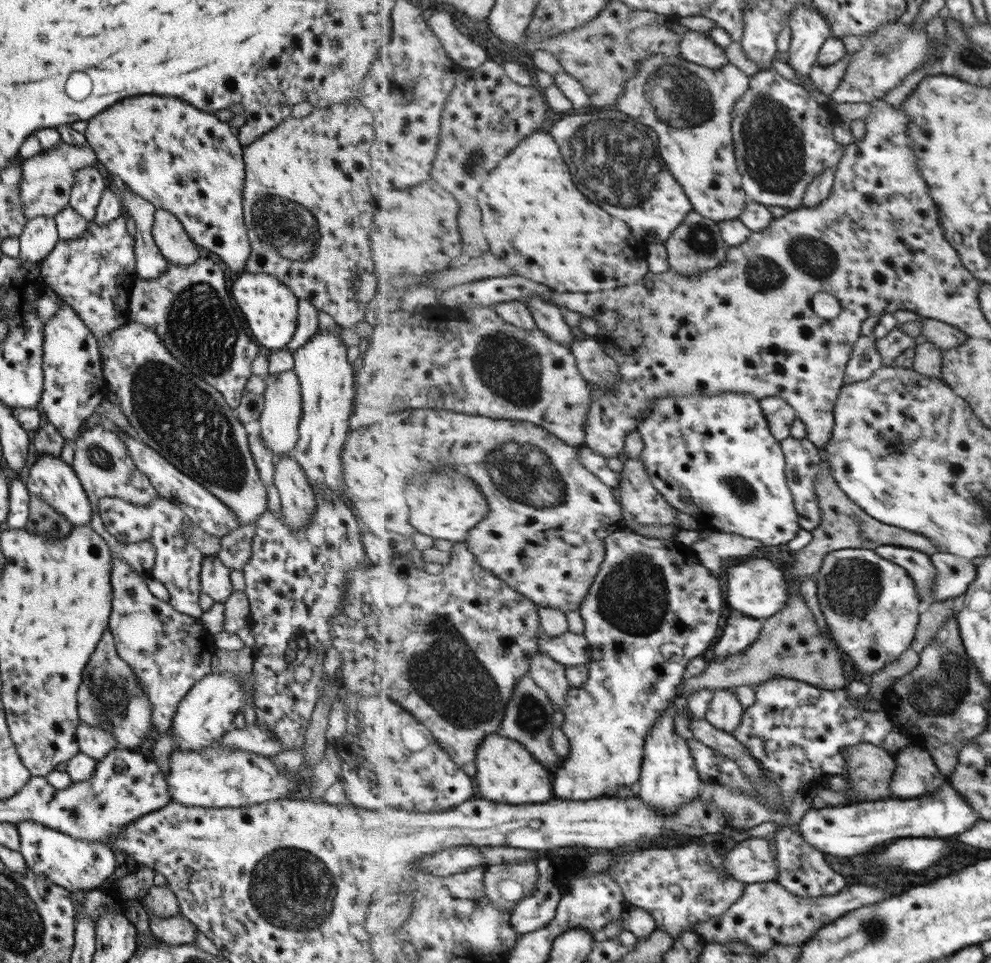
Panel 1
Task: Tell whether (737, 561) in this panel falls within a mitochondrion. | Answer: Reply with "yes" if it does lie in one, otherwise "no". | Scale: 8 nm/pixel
no

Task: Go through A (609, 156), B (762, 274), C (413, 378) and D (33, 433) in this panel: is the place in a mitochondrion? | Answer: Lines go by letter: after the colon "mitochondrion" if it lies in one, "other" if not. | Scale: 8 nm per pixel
A: mitochondrion
B: mitochondrion
C: other
D: other

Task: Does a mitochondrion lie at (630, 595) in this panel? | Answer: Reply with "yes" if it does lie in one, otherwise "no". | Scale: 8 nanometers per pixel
yes

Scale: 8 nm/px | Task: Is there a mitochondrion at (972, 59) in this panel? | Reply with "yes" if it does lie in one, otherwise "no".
yes

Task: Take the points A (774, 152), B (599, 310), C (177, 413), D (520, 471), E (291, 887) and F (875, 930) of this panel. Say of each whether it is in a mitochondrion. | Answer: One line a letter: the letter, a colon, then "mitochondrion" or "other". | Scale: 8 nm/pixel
A: mitochondrion
B: other
C: mitochondrion
D: mitochondrion
E: mitochondrion
F: mitochondrion

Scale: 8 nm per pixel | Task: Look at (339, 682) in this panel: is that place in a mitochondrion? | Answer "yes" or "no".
no

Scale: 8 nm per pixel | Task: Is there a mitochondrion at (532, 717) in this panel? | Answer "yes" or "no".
yes

